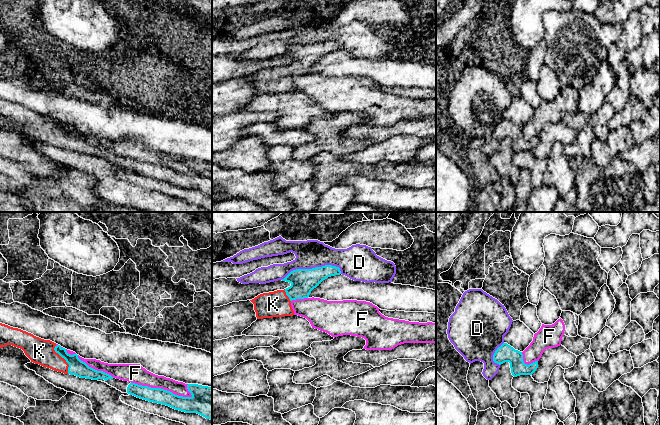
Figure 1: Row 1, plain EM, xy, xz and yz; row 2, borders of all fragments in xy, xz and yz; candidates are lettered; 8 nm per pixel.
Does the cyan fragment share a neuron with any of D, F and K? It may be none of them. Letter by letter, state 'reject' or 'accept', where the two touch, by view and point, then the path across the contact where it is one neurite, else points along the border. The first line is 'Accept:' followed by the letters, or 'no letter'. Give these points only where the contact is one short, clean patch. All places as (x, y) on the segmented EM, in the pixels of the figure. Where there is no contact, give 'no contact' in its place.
Accept: K
D: reject; meets cyan in xz at (312, 268)
F: reject; meets cyan in xy at (162, 389)
K: accept; meets cyan in xy at (64, 358); runs through xy (76, 367), (64, 358), (55, 358), (39, 351)

